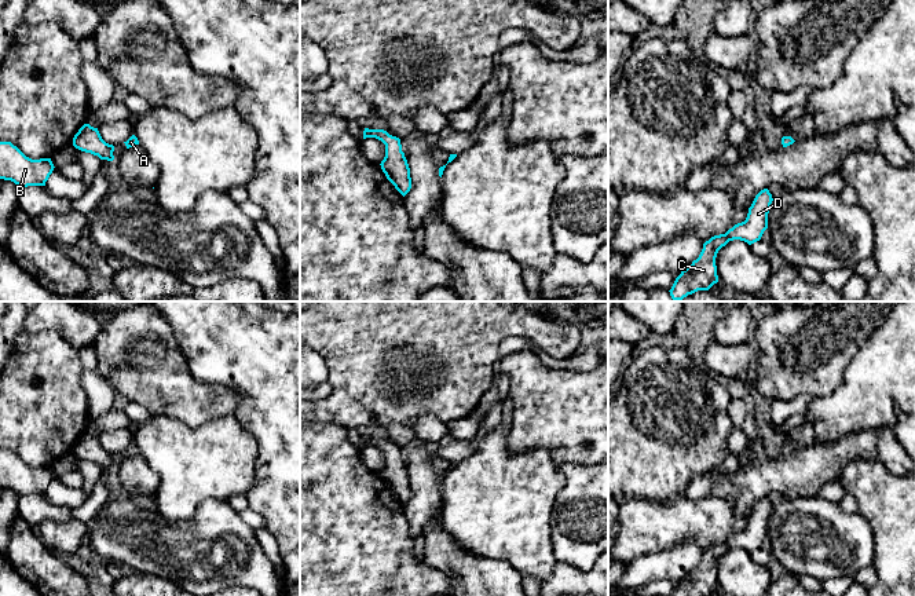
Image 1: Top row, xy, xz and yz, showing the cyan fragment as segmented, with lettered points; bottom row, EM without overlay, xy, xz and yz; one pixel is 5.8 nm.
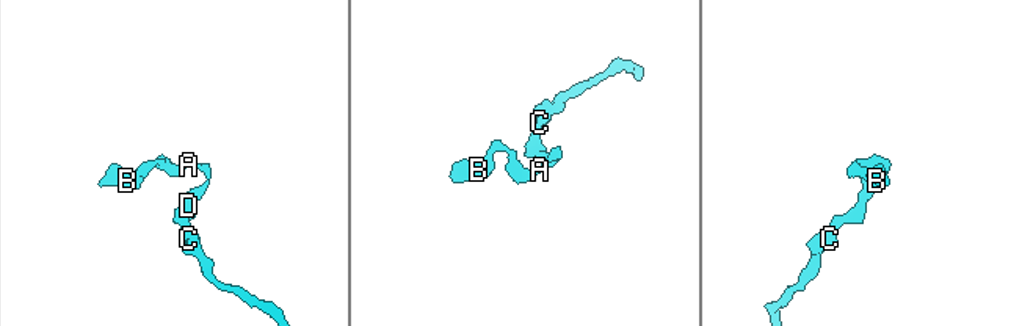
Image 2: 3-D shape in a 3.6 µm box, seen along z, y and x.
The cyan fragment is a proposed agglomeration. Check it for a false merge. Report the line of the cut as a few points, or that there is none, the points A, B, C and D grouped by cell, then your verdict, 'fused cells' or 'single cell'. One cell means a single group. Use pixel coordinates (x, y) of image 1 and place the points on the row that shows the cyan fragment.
no cut | A B C D | single cell

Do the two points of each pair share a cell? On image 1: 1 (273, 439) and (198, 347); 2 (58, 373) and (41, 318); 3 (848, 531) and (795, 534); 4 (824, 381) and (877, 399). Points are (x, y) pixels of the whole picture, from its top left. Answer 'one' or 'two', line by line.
1: one
2: two
3: one
4: two

